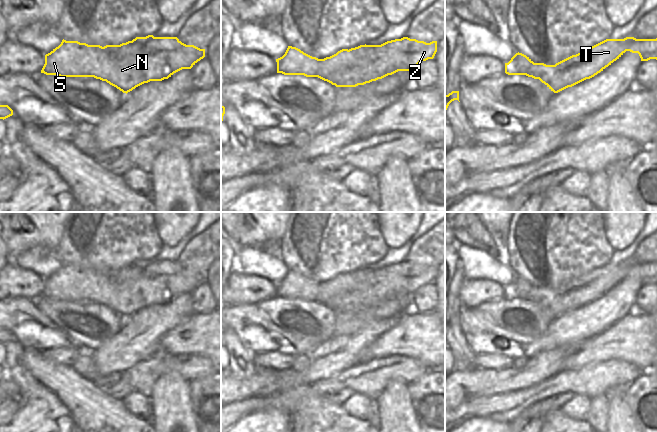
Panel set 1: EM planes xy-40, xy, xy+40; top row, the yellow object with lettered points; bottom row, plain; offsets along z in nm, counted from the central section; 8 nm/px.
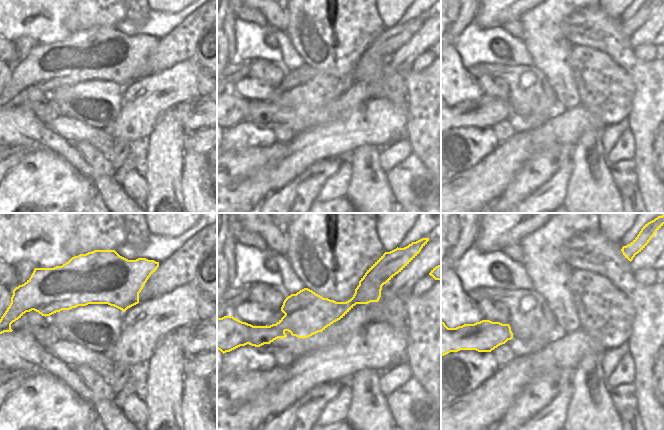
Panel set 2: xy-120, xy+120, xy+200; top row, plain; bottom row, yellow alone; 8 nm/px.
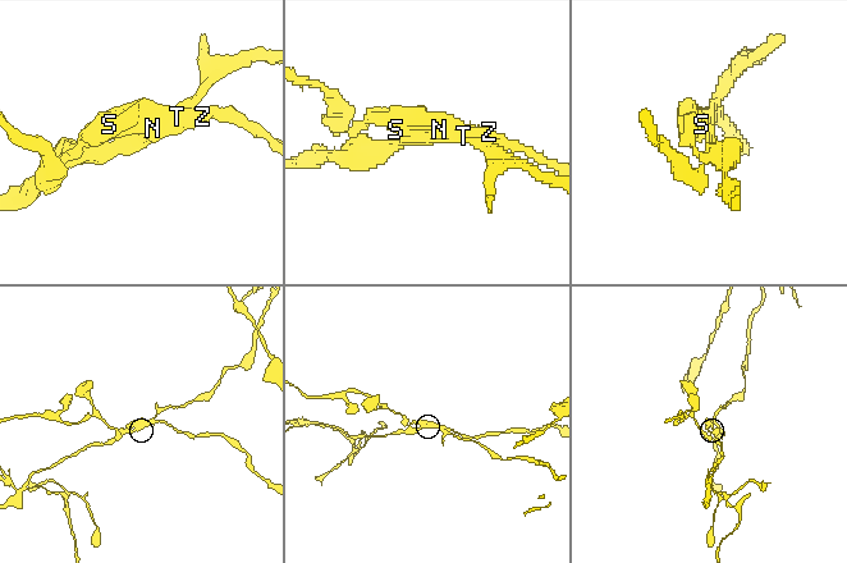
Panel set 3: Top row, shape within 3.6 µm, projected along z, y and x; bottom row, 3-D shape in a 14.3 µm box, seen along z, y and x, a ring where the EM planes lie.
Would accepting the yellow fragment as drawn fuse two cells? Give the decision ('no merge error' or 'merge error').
merge error

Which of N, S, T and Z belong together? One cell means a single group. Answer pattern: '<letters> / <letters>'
N S Z / T

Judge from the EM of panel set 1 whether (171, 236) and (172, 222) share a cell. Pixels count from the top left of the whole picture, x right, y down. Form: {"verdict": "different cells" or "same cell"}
{"verdict": "same cell"}

